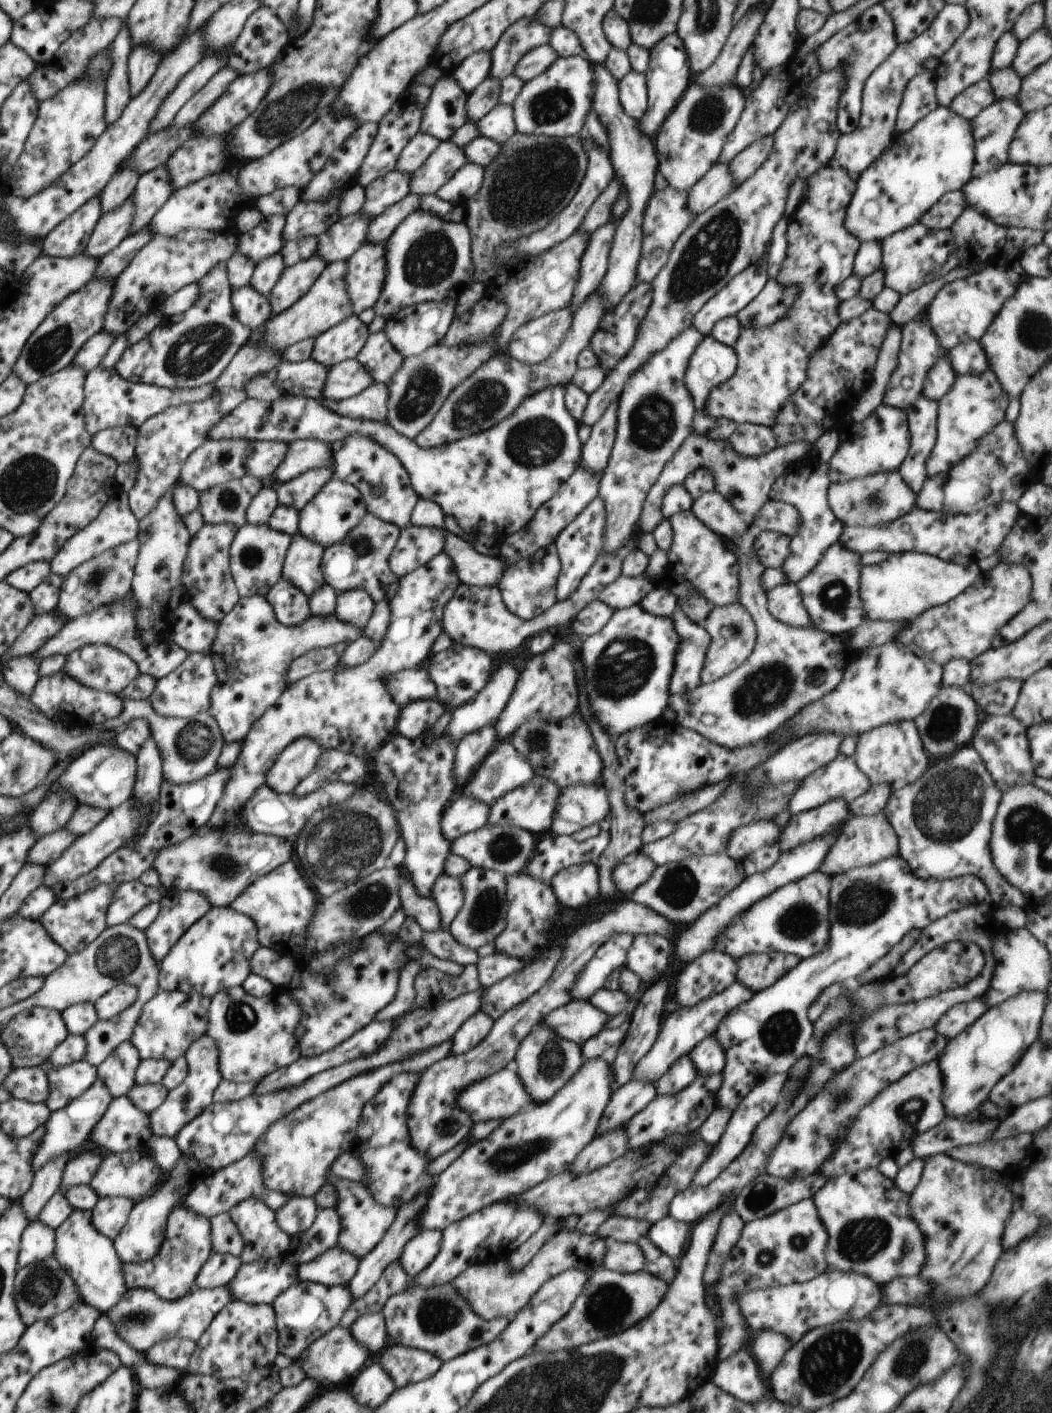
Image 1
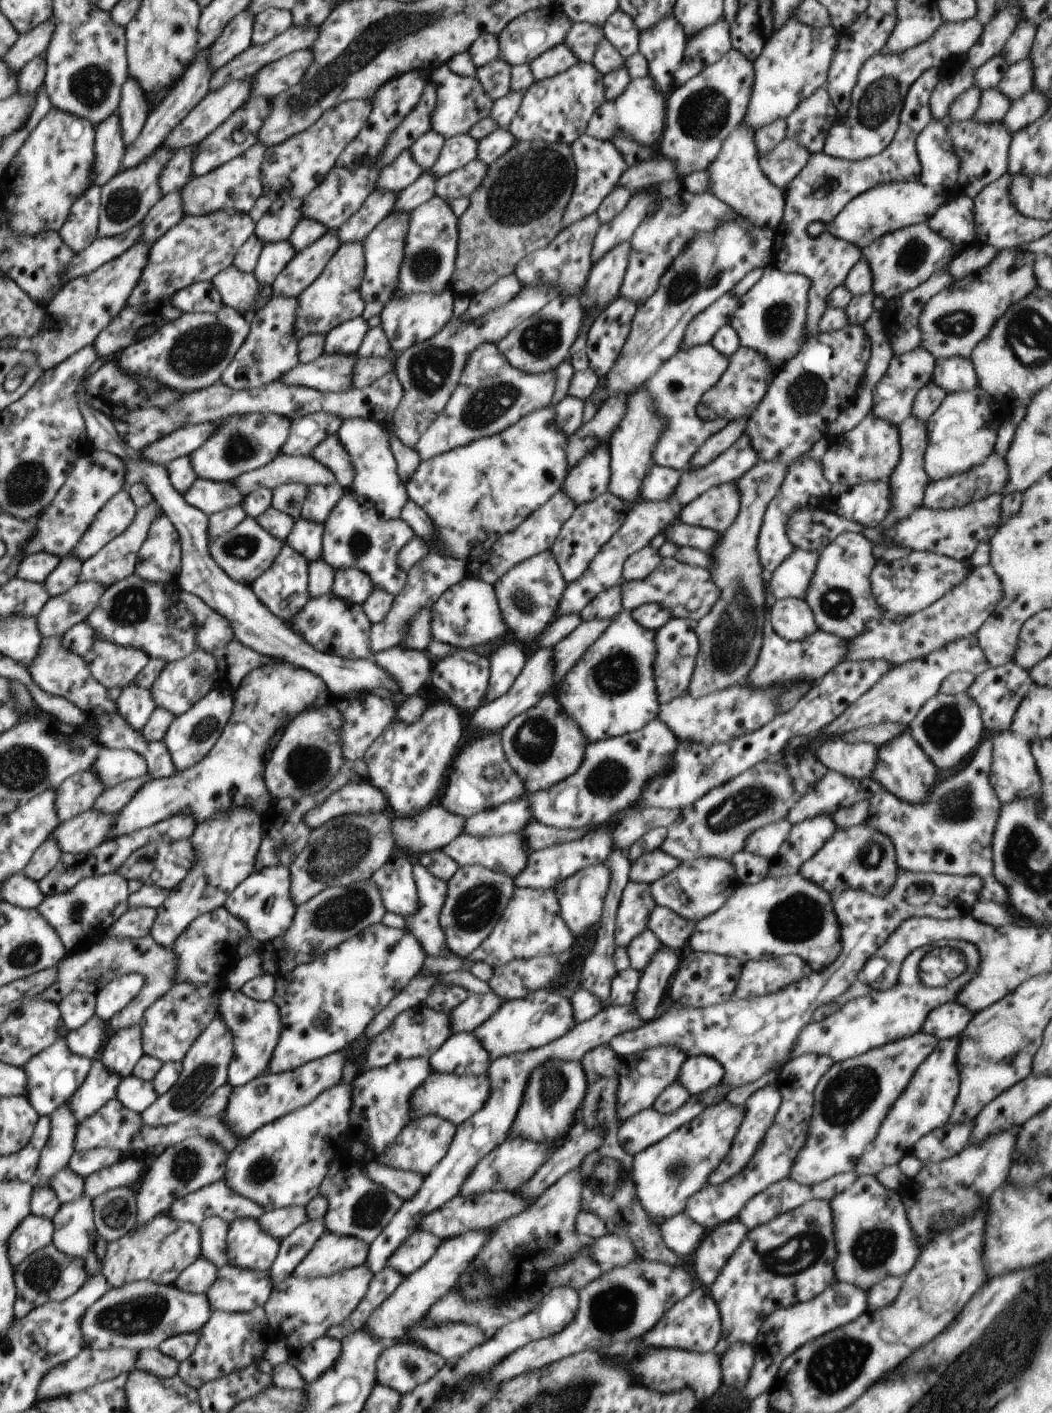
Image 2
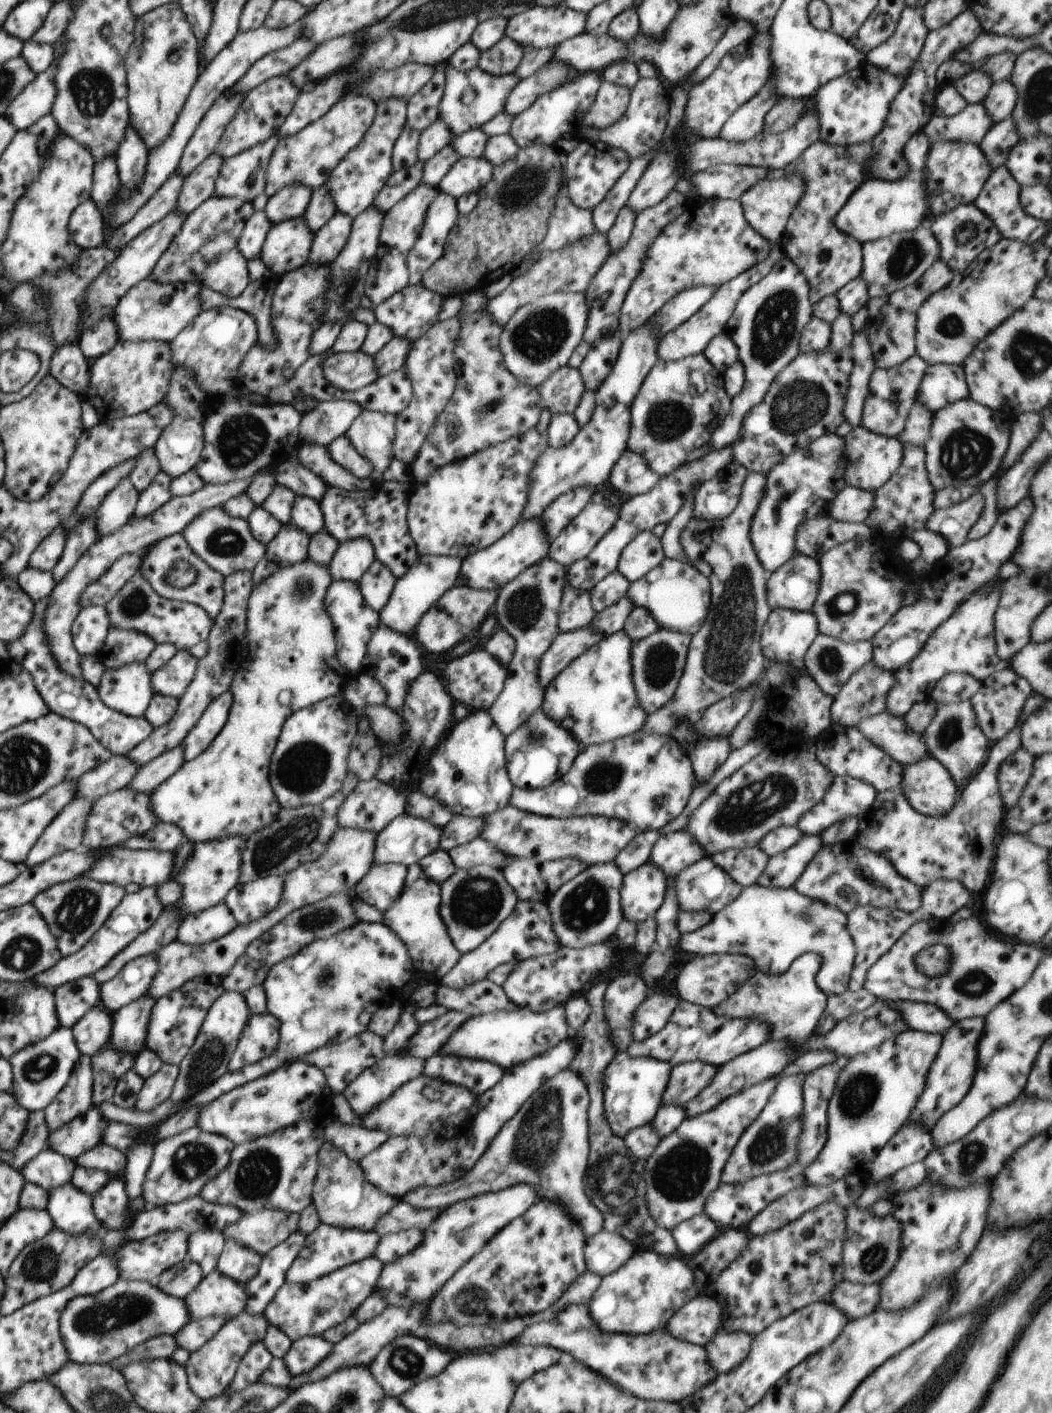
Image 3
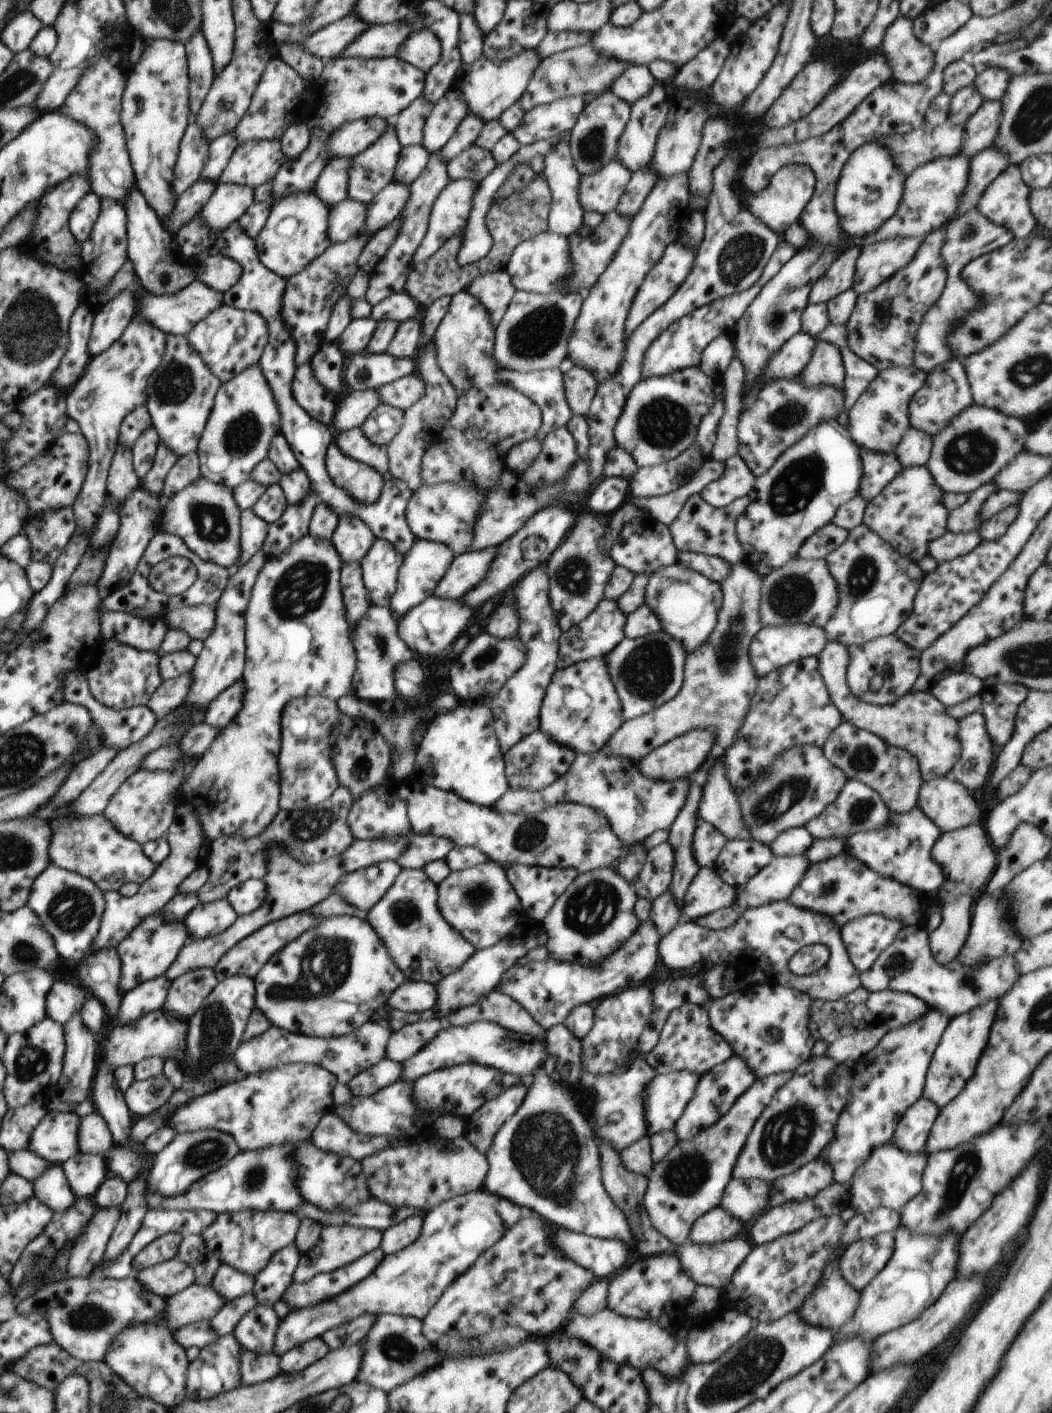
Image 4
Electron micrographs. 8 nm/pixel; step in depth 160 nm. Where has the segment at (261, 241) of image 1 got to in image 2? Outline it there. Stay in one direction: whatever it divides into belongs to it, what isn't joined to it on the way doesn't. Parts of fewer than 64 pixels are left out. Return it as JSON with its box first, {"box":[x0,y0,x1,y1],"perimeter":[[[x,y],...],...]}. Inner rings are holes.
{"box":[254,194,302,245],"perimeter":[[[290,194],[280,196],[271,202],[270,208],[268,208],[264,216],[256,223],[254,234],[263,240],[264,245],[269,242],[288,240],[301,218],[302,198],[292,197]]]}

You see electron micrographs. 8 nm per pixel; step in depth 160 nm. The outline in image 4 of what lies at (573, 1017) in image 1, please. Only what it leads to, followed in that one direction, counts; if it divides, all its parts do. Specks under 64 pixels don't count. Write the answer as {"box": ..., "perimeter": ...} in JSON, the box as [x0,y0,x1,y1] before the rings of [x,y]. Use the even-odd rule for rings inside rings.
{"box":[401,1021,546,1082],"perimeter":[[[478,1021],[463,1027],[446,1025],[423,1049],[401,1063],[401,1080],[414,1082],[424,1074],[440,1070],[442,1067],[464,1063],[488,1065],[503,1073],[530,1078],[540,1070],[546,1057],[545,1040],[528,1033],[512,1032],[488,1021]]]}

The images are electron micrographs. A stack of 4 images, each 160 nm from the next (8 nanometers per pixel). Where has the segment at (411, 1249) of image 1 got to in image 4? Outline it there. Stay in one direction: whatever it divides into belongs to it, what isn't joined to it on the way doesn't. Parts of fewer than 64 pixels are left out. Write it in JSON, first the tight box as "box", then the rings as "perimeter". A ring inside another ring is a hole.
{"box":[380,1215,423,1256],"perimeter":[[[412,1215],[398,1224],[390,1225],[384,1232],[380,1248],[386,1256],[411,1245],[420,1236],[423,1218]]]}

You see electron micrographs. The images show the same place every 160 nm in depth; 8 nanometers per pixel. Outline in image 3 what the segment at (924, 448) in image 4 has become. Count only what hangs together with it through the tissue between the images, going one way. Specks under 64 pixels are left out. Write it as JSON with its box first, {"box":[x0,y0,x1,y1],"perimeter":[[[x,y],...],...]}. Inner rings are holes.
{"box":[897,403,933,448],"perimeter":[[[920,403],[914,404],[909,412],[904,430],[897,436],[897,439],[904,445],[916,445],[925,448],[930,438],[933,414]]]}

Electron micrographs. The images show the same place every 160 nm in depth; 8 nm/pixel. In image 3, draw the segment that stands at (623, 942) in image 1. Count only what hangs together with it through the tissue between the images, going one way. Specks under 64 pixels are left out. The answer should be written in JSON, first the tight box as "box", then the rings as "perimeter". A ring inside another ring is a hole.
{"box":[620,860,666,924],"perimeter":[[[650,860],[625,874],[620,891],[625,919],[638,924],[648,917],[654,917],[664,902],[666,889],[665,872]]]}

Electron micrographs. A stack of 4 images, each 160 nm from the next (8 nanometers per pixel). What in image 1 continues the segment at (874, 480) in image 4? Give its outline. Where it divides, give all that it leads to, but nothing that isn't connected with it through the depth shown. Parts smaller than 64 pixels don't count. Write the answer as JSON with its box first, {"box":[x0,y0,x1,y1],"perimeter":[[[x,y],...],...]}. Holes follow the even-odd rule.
{"box":[829,404,910,483],"perimeter":[[[880,404],[862,422],[851,421],[848,417],[841,421],[837,430],[838,448],[829,461],[832,483],[847,482],[856,478],[899,470],[910,448],[910,428],[907,410]]]}

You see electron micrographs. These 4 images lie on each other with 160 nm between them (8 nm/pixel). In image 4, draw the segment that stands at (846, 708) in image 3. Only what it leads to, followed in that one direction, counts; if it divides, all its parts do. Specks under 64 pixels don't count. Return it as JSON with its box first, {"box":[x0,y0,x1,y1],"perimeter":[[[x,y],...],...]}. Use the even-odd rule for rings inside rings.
{"box":[846,633,921,705],"perimeter":[[[894,633],[846,648],[850,655],[847,683],[851,693],[860,701],[879,705],[892,704],[909,693],[920,676],[921,652],[900,640]]]}

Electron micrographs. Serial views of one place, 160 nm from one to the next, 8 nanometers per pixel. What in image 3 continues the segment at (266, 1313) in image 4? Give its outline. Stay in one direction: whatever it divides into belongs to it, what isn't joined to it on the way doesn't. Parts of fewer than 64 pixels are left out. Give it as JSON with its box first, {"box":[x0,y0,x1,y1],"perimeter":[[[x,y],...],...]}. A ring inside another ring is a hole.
{"box":[226,1341,273,1391],"perimeter":[[[254,1341],[238,1365],[235,1377],[226,1391],[241,1391],[244,1387],[260,1380],[270,1366],[273,1356],[262,1341]]]}

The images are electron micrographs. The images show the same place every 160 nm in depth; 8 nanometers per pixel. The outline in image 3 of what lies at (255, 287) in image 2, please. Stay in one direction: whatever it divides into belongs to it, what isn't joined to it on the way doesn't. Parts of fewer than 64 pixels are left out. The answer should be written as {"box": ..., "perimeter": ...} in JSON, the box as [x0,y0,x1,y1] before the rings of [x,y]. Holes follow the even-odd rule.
{"box":[198,245,250,298],"perimeter":[[[237,245],[229,251],[221,252],[200,274],[198,278],[206,289],[212,289],[228,298],[244,292],[250,282],[247,260]]]}

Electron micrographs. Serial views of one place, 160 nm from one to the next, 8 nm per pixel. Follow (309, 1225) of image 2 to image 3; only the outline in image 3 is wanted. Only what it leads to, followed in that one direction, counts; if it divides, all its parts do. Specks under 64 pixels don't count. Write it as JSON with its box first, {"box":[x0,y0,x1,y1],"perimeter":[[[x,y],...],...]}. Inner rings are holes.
{"box":[244,1231,306,1315],"perimeter":[[[296,1231],[263,1256],[255,1277],[246,1284],[247,1301],[244,1311],[251,1315],[264,1314],[266,1307],[286,1282],[285,1275],[304,1246],[305,1238],[306,1235]]]}

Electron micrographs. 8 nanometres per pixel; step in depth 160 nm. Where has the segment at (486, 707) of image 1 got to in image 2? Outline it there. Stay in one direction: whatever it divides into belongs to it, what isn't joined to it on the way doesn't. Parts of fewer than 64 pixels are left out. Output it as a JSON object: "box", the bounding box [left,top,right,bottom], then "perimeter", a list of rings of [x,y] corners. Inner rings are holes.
{"box":[482,640,527,705],"perimeter":[[[506,640],[500,644],[489,658],[491,675],[487,696],[482,705],[501,697],[512,686],[520,671],[524,668],[527,658],[522,648],[514,641]]]}

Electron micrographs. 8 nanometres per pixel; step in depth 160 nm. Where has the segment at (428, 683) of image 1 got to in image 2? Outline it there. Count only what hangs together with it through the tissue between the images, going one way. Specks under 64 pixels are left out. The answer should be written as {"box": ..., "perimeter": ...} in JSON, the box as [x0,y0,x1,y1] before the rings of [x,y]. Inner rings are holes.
{"box":[77,357,402,698],"perimeter":[[[98,357],[94,364],[85,372],[77,388],[77,399],[80,402],[80,410],[85,420],[87,433],[92,444],[92,449],[108,451],[122,457],[127,462],[126,490],[138,482],[144,483],[152,493],[153,498],[163,508],[174,528],[178,531],[181,542],[181,566],[177,576],[176,585],[182,591],[199,596],[212,610],[228,620],[236,640],[244,646],[266,654],[266,656],[282,658],[282,661],[292,662],[294,666],[306,668],[314,674],[320,675],[328,688],[334,694],[348,694],[360,690],[374,690],[385,688],[394,692],[394,696],[402,698],[398,692],[398,686],[394,684],[391,676],[371,658],[350,660],[340,658],[339,655],[331,655],[319,651],[316,647],[308,646],[300,635],[296,636],[292,630],[286,628],[284,622],[280,622],[252,592],[250,587],[244,586],[232,580],[216,563],[209,553],[207,542],[209,541],[209,516],[198,508],[188,504],[183,496],[172,486],[167,470],[160,465],[153,465],[142,460],[141,452],[133,451],[117,433],[115,427],[115,415],[104,414],[97,411],[88,401],[85,393],[85,382],[102,366],[108,359]]]}

